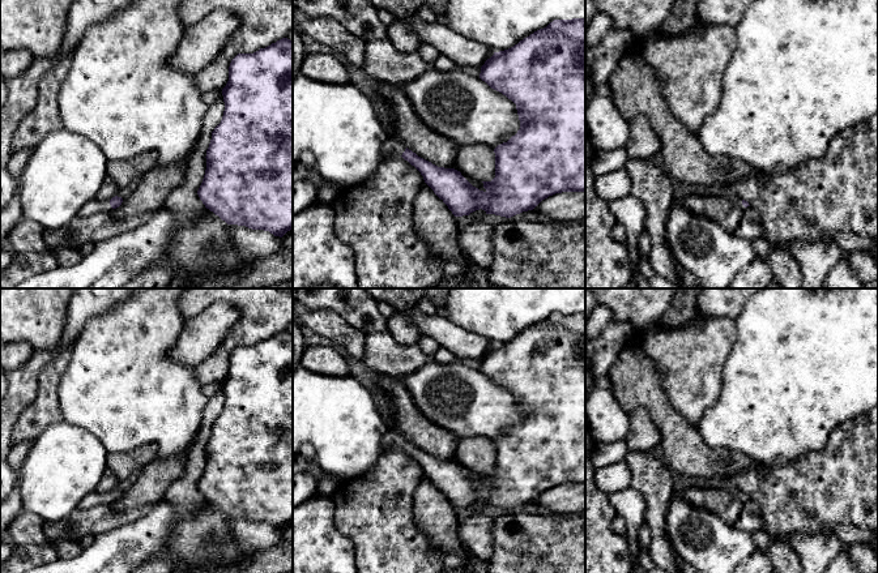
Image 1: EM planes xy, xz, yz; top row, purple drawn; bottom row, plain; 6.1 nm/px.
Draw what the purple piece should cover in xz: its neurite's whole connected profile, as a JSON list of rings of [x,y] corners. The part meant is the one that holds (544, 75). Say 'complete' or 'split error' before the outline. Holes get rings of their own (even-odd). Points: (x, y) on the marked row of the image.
split error; [[[585,18],[554,20],[520,40],[513,47],[494,52],[481,67],[480,78],[516,104],[520,129],[507,142],[498,145],[495,153],[495,178],[482,181],[480,191],[460,171],[444,168],[418,157],[398,138],[389,137],[382,149],[382,161],[391,155],[402,157],[423,176],[425,183],[448,206],[455,217],[469,215],[476,210],[511,218],[533,210],[542,200],[562,192],[585,191]]]

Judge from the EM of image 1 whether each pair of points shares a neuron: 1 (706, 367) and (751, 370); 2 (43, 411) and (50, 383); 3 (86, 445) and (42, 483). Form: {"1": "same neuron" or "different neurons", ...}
{"1": "different neurons", "2": "same neuron", "3": "same neuron"}

